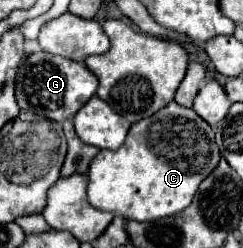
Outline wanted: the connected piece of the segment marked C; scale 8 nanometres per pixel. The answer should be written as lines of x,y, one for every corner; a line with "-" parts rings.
170,102
156,114
132,124
126,142
118,150
100,150
88,172
88,202
100,210
116,212
132,220
158,220
184,210
200,182
218,166
222,154
214,142
214,130
192,108

